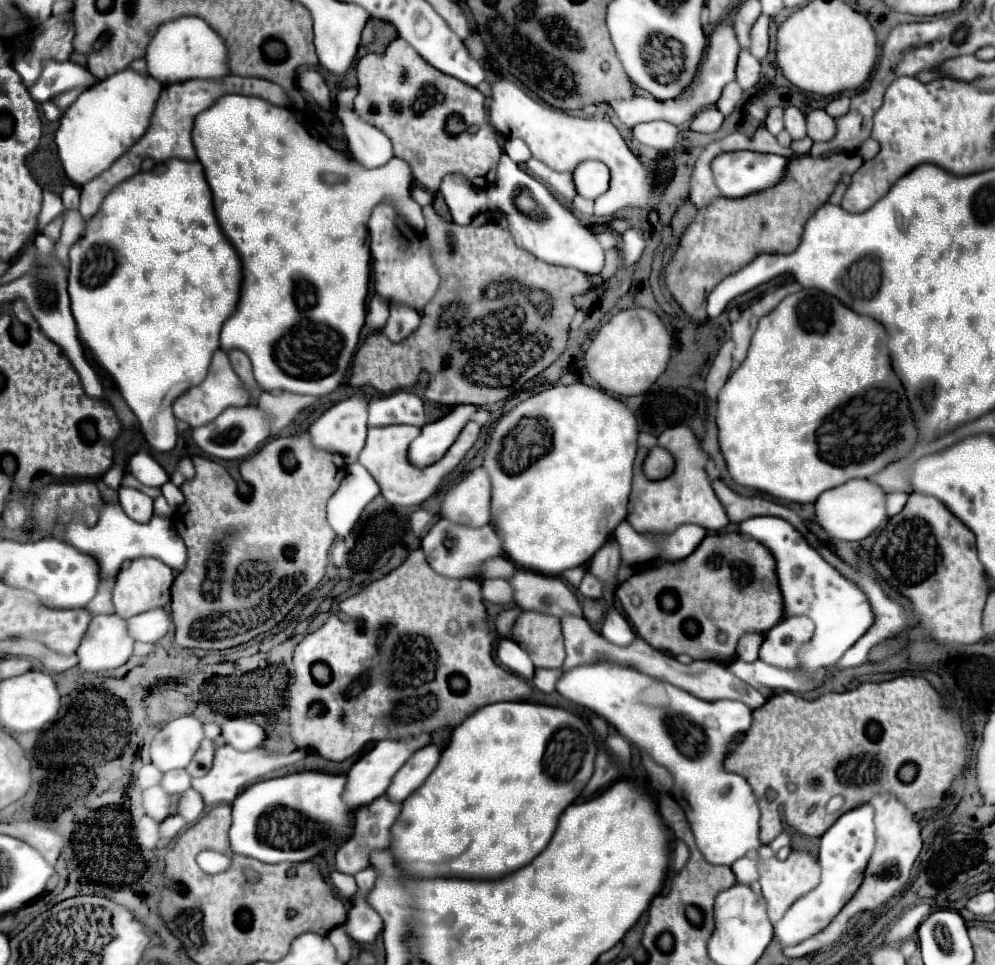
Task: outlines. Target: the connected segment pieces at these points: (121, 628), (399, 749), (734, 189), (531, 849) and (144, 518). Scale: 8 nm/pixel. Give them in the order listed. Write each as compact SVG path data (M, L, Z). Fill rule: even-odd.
M112 614L112 616L94 616L78 650L78 668L84 672L104 672L122 666L130 654L132 654L132 644L134 640L126 634L126 620Z
M422 734L418 738L412 740L382 740L378 742L372 750L368 750L366 754L362 754L346 772L346 784L344 784L344 792L342 792L342 800L346 802L348 810L356 810L360 806L370 804L374 798L382 796L386 792L386 786L390 784L390 778L396 774L396 770L406 762L406 758L410 758L410 754L414 754L414 750L420 750L424 744L428 744L430 736Z
M738 150L738 152L722 152L710 162L710 170L714 174L714 182L720 190L722 196L726 198L742 198L760 190L766 190L774 184L778 184L780 174L786 170L788 158L778 156L778 154L760 154L760 152L748 152L748 150Z
M496 702L496 704L482 706L472 716L468 716L460 726L454 728L452 740L450 740L448 748L442 752L434 772L426 778L426 782L418 790L414 790L414 794L410 794L410 798L406 798L406 802L402 802L400 816L390 830L392 842L388 846L388 850L394 856L396 868L402 874L406 874L408 878L426 878L428 880L428 878L494 878L494 876L508 874L512 870L518 870L518 868L530 864L532 858L536 854L540 854L546 848L546 844L550 842L550 838L556 830L556 824L558 824L558 816L564 812L566 806L570 806L580 796L582 788L590 780L592 770L594 770L594 756L596 756L596 744L594 744L594 734L590 730L590 726L584 720L580 720L578 716L574 716L562 708L532 704L532 702Z
M134 488L118 490L120 506L134 522L148 522L152 518L152 498Z

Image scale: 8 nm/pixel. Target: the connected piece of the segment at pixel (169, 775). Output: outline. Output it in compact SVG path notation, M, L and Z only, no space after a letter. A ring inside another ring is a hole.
M172 770L172 772L166 772L166 774L162 776L160 786L162 786L168 794L182 794L184 790L190 788L190 776L188 776L184 770Z

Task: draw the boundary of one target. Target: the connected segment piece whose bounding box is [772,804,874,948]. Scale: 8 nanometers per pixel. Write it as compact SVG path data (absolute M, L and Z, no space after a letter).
M860 804L848 812L844 812L822 836L820 836L820 866L822 866L822 882L804 898L794 902L786 914L772 924L774 938L780 948L794 946L810 936L814 936L822 926L828 926L830 918L838 914L838 908L850 900L850 894L862 882L862 870L874 850L874 810L870 804Z

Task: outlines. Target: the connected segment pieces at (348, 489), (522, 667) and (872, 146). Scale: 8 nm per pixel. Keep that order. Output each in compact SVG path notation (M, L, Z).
M358 462L346 468L346 478L342 480L340 488L330 496L326 506L326 518L332 530L344 538L352 526L356 524L364 506L378 496L378 484L370 478L368 470L362 468Z
M508 638L498 640L496 656L498 656L498 660L500 660L508 670L512 670L514 674L522 676L524 680L532 680L532 676L534 676L534 666L532 666L528 654L526 654L514 640L508 640Z
M868 138L868 140L862 144L860 154L862 154L862 158L864 158L864 160L868 160L868 158L874 158L874 156L878 154L878 150L880 150L880 144L878 144L876 140Z

